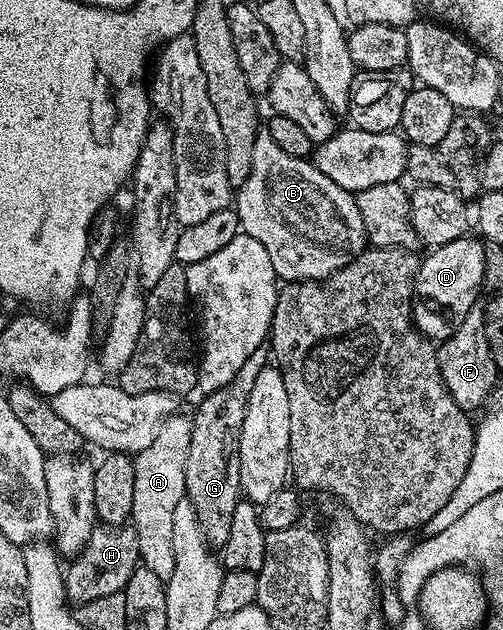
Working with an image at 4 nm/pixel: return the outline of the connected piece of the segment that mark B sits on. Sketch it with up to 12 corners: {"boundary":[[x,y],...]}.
{"boundary":[[266,130],[236,189],[240,231],[285,282],[367,247],[356,195]]}

